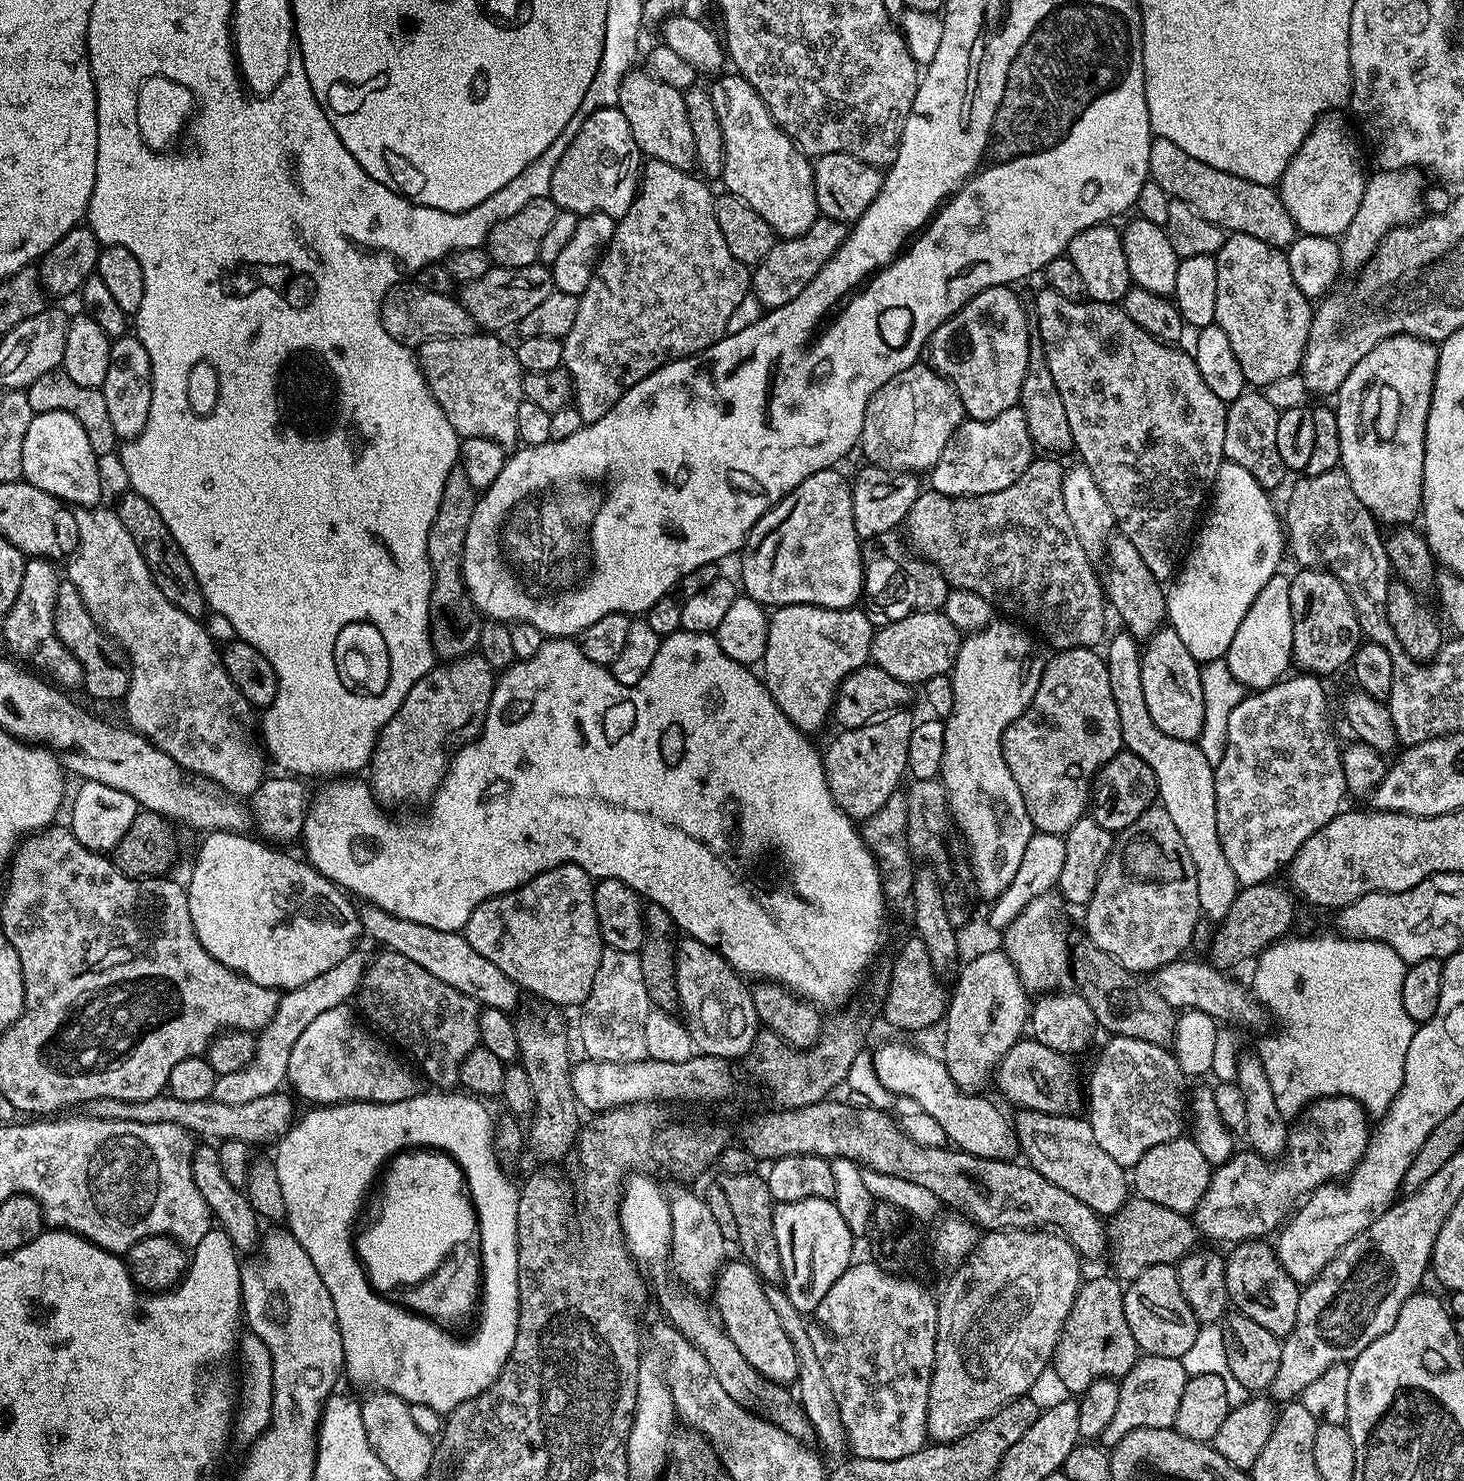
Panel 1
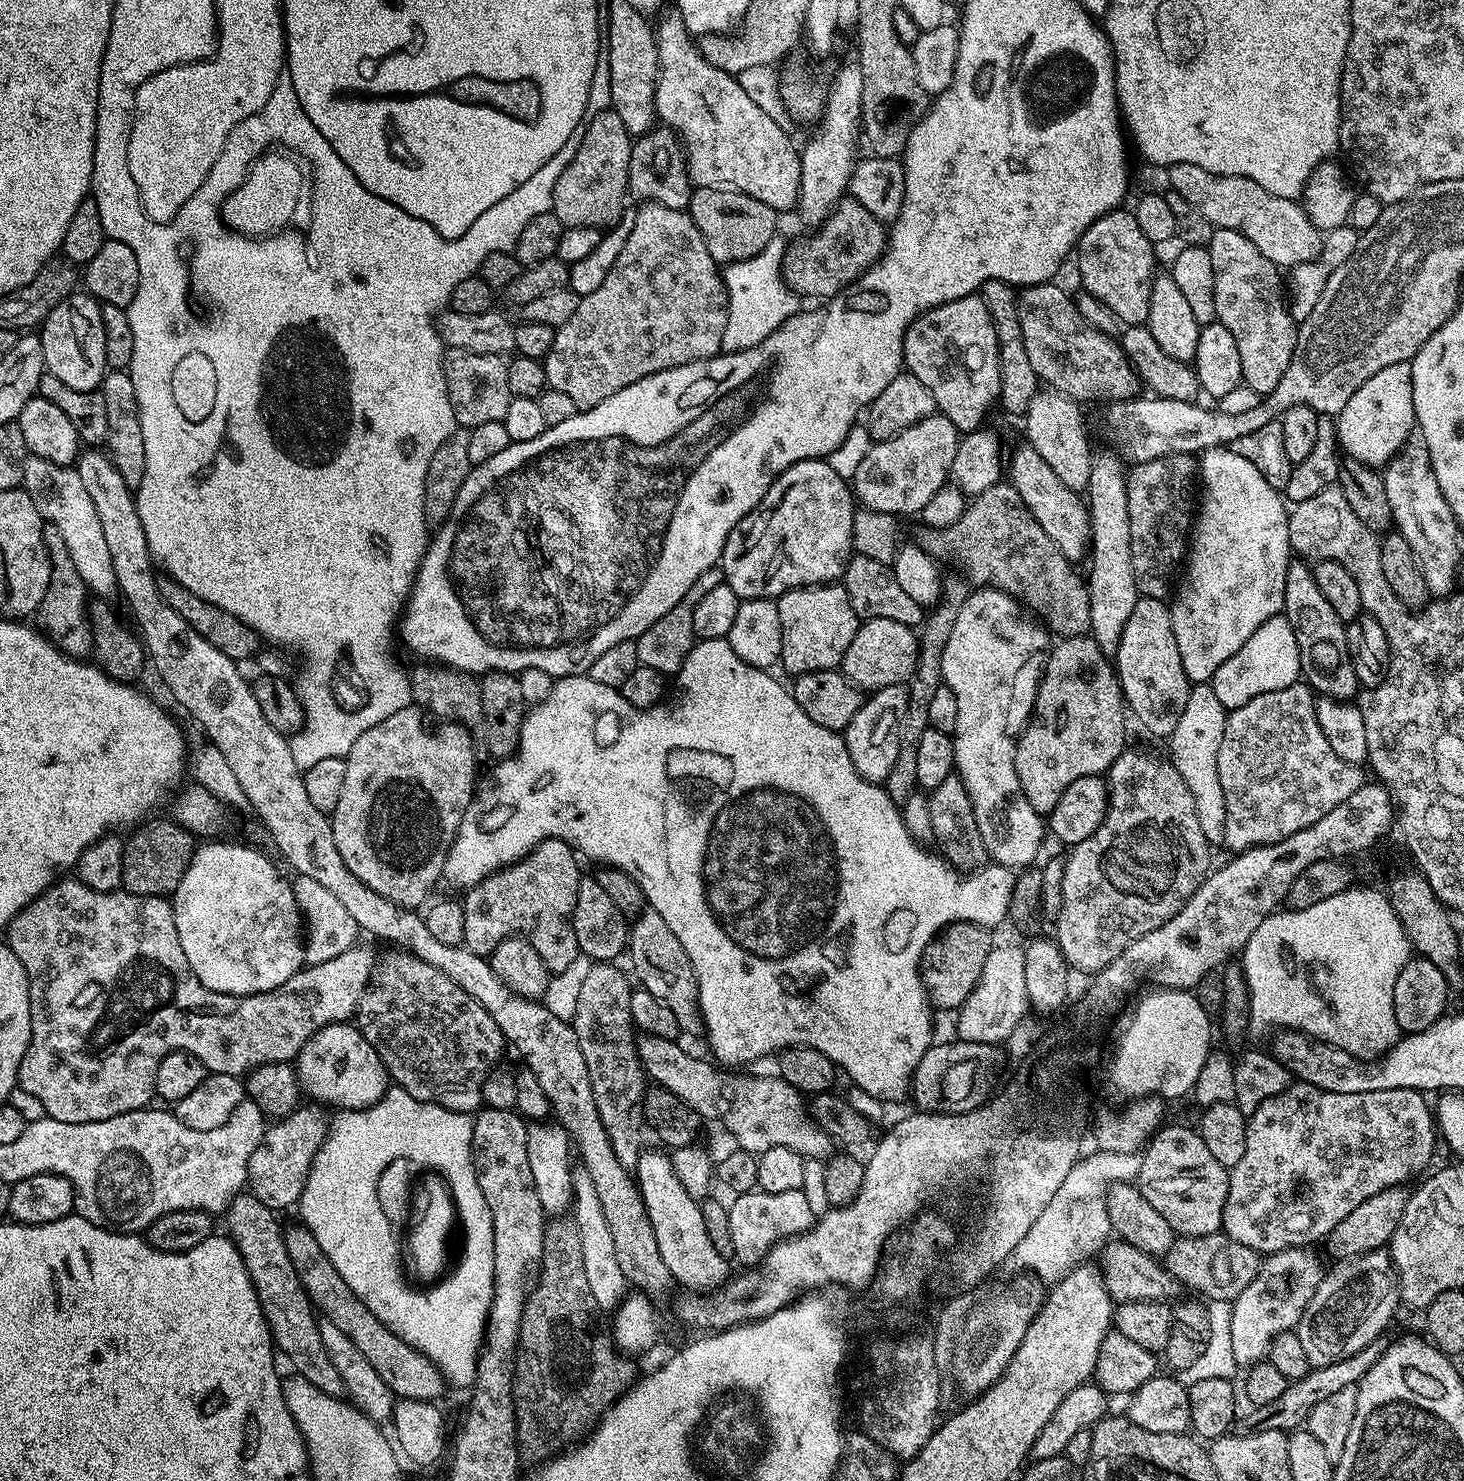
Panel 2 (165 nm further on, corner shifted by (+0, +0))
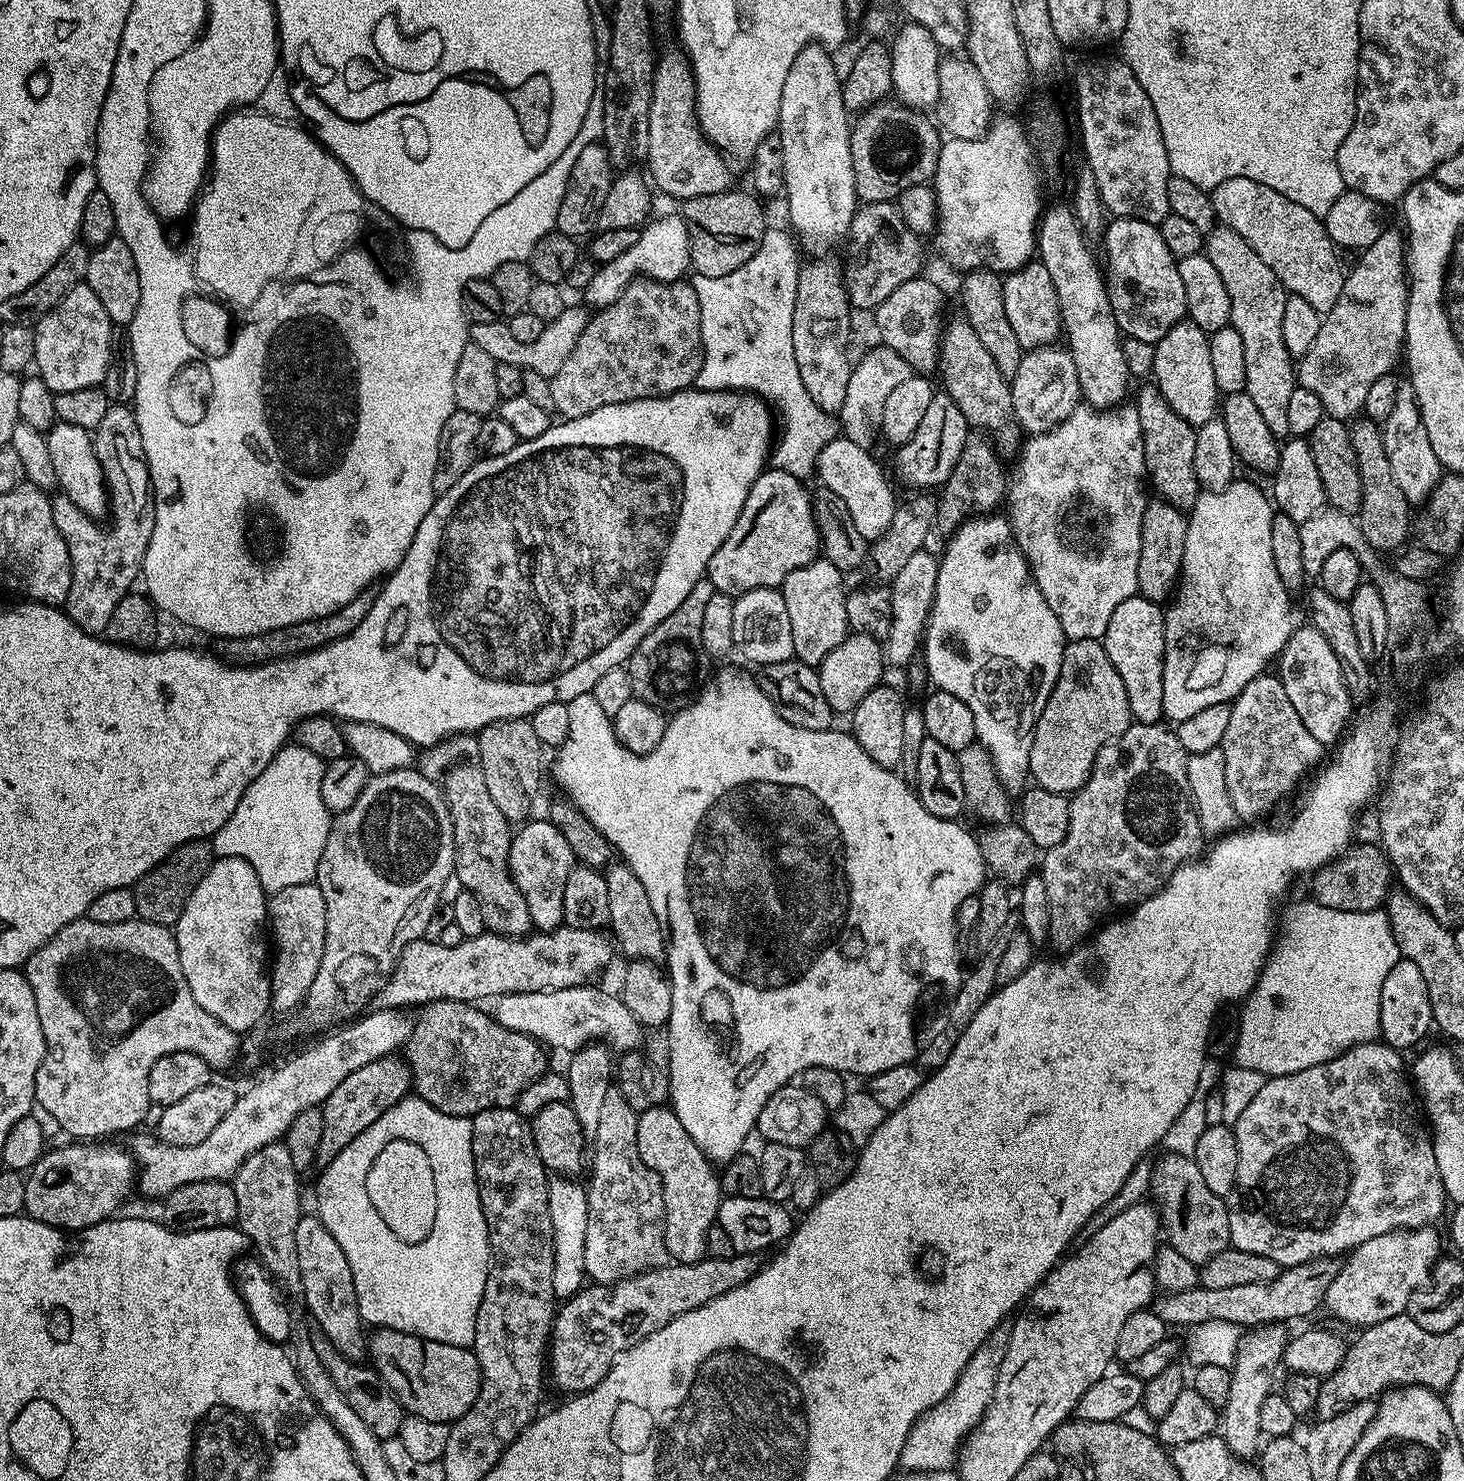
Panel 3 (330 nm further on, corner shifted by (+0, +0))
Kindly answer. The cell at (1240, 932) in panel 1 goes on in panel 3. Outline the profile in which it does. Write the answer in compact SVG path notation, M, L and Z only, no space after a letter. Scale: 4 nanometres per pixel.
M1353 843L1338 859L1325 864L1312 877L1311 899L1330 910L1374 912L1385 907L1385 900L1394 888L1394 869L1387 852L1379 843Z

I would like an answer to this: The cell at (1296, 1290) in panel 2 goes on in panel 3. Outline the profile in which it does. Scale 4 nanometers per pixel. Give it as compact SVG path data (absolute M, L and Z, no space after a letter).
M1265 1324L1259 1328L1245 1331L1240 1338L1236 1351L1236 1361L1232 1363L1232 1381L1230 1382L1230 1398L1224 1404L1222 1415L1218 1420L1219 1435L1224 1437L1226 1446L1232 1455L1241 1458L1252 1458L1257 1455L1262 1444L1260 1421L1262 1401L1273 1395L1272 1375L1276 1367L1281 1367L1284 1359L1284 1348L1289 1337L1284 1336L1285 1329L1279 1324Z

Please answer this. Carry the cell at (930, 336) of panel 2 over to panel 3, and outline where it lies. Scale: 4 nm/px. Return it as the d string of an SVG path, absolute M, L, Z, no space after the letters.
M924 279L902 282L902 286L898 286L898 290L894 290L890 298L886 298L886 302L874 309L876 328L880 331L879 343L894 350L894 354L906 358L916 374L932 374L937 371L942 321L945 319L943 290L934 281Z

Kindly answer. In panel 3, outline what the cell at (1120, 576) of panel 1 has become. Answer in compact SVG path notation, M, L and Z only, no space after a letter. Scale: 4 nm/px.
M957 316L957 318L950 320L951 318L943 327L940 338L938 376L944 379L943 391L952 399L954 406L958 406L958 410L962 410L962 418L966 418L969 429L979 430L983 435L987 436L1001 457L1015 457L1022 447L1022 429L1014 414L1012 386L1009 377L1003 376L998 370L998 366L994 366L994 358L990 358L986 346L979 341L978 334L975 333L968 320L962 316Z

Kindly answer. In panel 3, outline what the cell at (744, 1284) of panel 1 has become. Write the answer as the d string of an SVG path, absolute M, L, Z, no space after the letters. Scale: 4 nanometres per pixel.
M661 1106L646 1110L637 1115L636 1121L638 1122L638 1154L642 1162L646 1162L646 1166L654 1170L662 1182L666 1250L675 1263L697 1264L698 1261L708 1256L706 1234L710 1226L716 1223L716 1215L720 1209L722 1193L717 1169L713 1161L709 1160L706 1154L702 1154L702 1150L698 1148L698 1142L694 1142L694 1138L686 1134L686 1126L678 1122L678 1114L673 1112L671 1107Z

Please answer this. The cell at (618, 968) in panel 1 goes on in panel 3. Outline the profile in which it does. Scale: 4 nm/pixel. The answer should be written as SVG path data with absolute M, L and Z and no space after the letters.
M612 1090L606 1094L603 1101L603 1107L600 1111L599 1125L597 1136L594 1139L596 1149L590 1152L590 1168L592 1164L592 1177L586 1181L587 1196L589 1202L589 1221L586 1222L586 1276L591 1283L594 1284L617 1284L619 1280L625 1280L631 1276L637 1276L643 1272L648 1272L651 1268L662 1268L669 1263L670 1257L666 1250L666 1242L664 1241L664 1195L662 1194L662 1182L658 1178L658 1174L654 1170L650 1170L646 1166L646 1162L642 1162L642 1158L638 1154L638 1122L636 1121L638 1113L629 1106L626 1098L618 1090Z

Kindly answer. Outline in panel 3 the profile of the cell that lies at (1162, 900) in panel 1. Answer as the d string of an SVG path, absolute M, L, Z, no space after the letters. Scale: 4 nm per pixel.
M1133 722L1125 732L1106 746L1102 746L1102 750L1098 750L1098 758L1094 762L1090 778L1071 797L1070 826L1066 830L1066 838L1062 838L1062 842L1058 842L1058 846L1047 849L1039 861L1038 874L1046 882L1046 906L1050 906L1048 940L1057 948L1057 953L1063 954L1072 951L1073 948L1079 948L1097 931L1101 921L1111 917L1117 910L1131 909L1133 906L1141 904L1146 898L1150 898L1171 878L1174 870L1178 870L1197 855L1196 847L1199 846L1200 840L1202 841L1202 829L1190 794L1190 778L1186 778L1189 753L1185 752L1182 742L1178 742L1175 731L1167 726L1169 727L1164 722L1158 724Z

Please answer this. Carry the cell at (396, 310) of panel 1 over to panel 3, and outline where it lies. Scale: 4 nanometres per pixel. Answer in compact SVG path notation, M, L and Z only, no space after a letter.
M564 307L562 314L558 314L558 318L545 323L542 335L534 342L518 342L511 336L510 326L503 319L498 322L472 324L470 340L481 350L486 350L486 354L490 354L490 358L494 358L497 364L518 366L521 370L529 368L534 370L534 374L542 374L550 378L554 374L558 374L558 370L562 370L562 362L566 362L566 358L570 358L570 350L574 350L574 342L578 342L582 330L586 330L590 312L587 307L579 307Z

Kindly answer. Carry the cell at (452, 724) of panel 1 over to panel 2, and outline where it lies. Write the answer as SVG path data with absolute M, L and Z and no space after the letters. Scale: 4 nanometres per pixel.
M409 706L398 710L398 714L390 714L386 722L370 726L350 746L342 794L338 806L330 813L334 846L342 854L342 862L346 862L346 870L370 890L382 894L382 898L413 910L421 907L419 904L431 894L436 883L441 883L450 846L478 784L473 733L463 724L440 722L435 725L437 728L428 728L427 722L419 707Z

